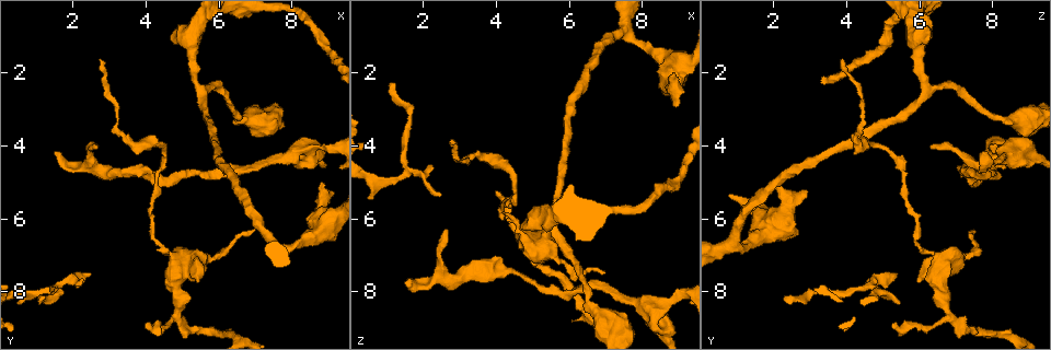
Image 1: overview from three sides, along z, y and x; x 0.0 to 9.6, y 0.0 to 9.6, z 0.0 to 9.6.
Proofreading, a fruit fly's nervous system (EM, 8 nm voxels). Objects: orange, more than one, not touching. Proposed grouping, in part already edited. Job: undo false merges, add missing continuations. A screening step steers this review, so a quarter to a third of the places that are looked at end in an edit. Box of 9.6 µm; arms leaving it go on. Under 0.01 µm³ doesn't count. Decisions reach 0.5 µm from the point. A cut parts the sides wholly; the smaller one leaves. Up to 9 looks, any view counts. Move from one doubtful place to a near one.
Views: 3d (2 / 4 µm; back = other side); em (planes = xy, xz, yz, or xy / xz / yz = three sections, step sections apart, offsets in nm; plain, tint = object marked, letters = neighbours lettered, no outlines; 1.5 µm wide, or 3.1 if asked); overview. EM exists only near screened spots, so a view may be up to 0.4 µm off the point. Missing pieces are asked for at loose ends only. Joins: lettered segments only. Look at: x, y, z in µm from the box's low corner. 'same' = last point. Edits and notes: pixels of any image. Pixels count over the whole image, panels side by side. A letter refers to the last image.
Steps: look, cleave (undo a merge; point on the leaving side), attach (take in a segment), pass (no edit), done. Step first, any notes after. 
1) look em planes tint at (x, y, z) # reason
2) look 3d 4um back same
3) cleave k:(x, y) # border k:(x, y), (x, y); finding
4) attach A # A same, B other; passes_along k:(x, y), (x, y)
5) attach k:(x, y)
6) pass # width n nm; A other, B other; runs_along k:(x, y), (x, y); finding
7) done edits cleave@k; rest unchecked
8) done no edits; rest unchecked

look em planes tint at (3.50, 3.80, 4.30) # sudden change in width

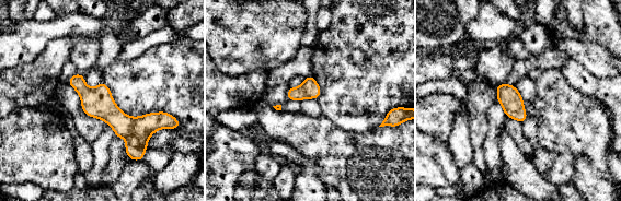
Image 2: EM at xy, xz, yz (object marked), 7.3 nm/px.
look em planes letters same

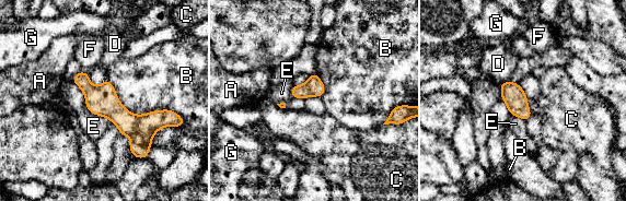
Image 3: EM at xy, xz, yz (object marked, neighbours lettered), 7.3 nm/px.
pass # A other, B other, C other, D other, E other, F other, G other; runs_along 3:(76, 79), (126, 121), (166, 116); all the same cell

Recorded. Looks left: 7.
look em xz step 8 letters at (2.75, 1.65, 3.90) # branch stops here

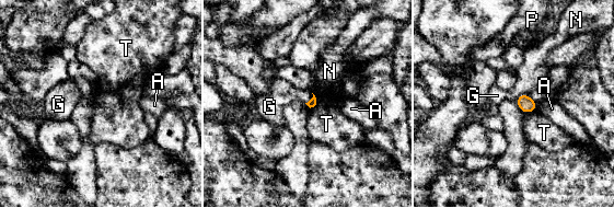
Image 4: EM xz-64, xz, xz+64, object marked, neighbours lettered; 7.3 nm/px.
look em planes letters same

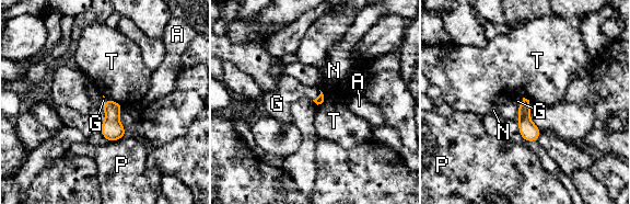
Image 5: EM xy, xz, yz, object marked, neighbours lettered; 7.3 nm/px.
attach G # longest_contact T 170 nm; A other, G same, N other, P other, T other; the cell continues

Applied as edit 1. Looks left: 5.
look em planes letters at (5.40, 7.80, 6.05) # branch stops here

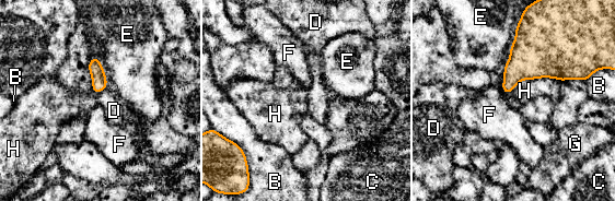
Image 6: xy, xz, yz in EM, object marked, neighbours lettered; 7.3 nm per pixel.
pass # B other, C other, D other, E other, F other, G other, H other; none of them fits

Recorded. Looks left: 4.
look em yz step 8 tint at (8.55, 4.05, 8.45) # thick turns thin

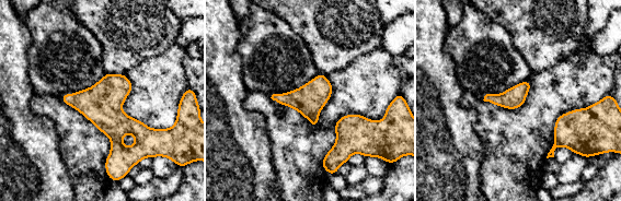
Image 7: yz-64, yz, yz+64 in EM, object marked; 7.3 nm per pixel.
look em xz step 8 tint same

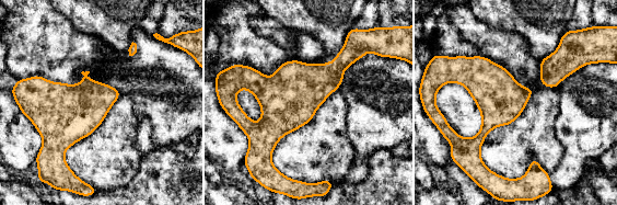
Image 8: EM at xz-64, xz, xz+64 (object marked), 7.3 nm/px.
look em xz step 8 letters same

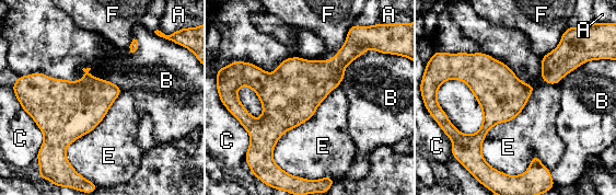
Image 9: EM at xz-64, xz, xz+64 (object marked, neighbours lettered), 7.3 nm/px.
pass # A other, B other, C other, E other, F other; border 9:(297, 56), (271, 72), (232, 60); one cell here

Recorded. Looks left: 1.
done edits attach@5; rest unchecked

